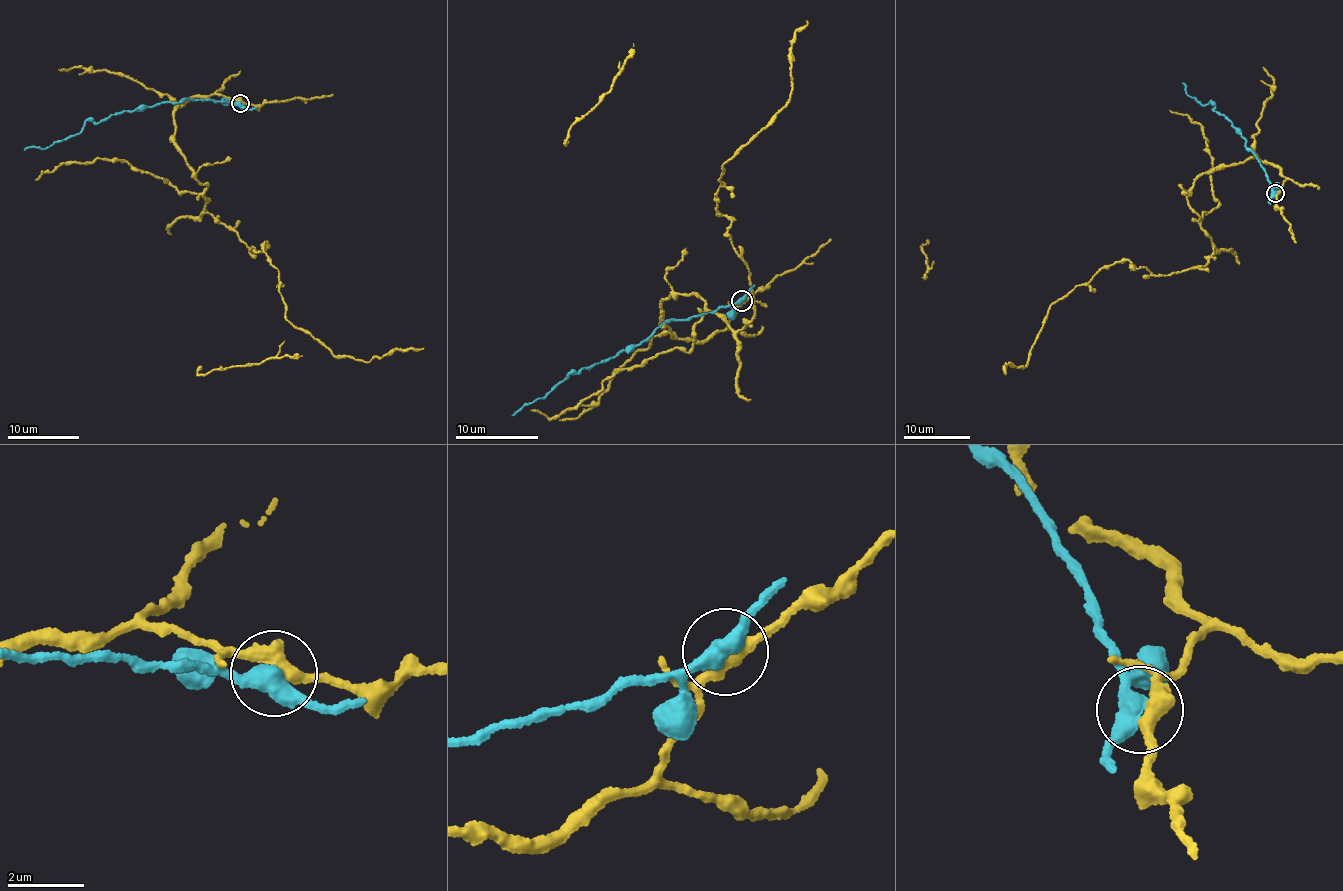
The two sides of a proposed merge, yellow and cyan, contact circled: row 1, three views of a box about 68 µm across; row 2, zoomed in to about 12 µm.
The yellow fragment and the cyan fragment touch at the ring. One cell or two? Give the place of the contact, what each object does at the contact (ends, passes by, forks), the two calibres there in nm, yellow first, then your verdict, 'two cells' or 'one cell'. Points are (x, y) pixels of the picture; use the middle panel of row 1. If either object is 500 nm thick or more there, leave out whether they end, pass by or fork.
place (742, 300); yellow passes by; cyan passes by; calibres 400 and 440 nm; two cells

